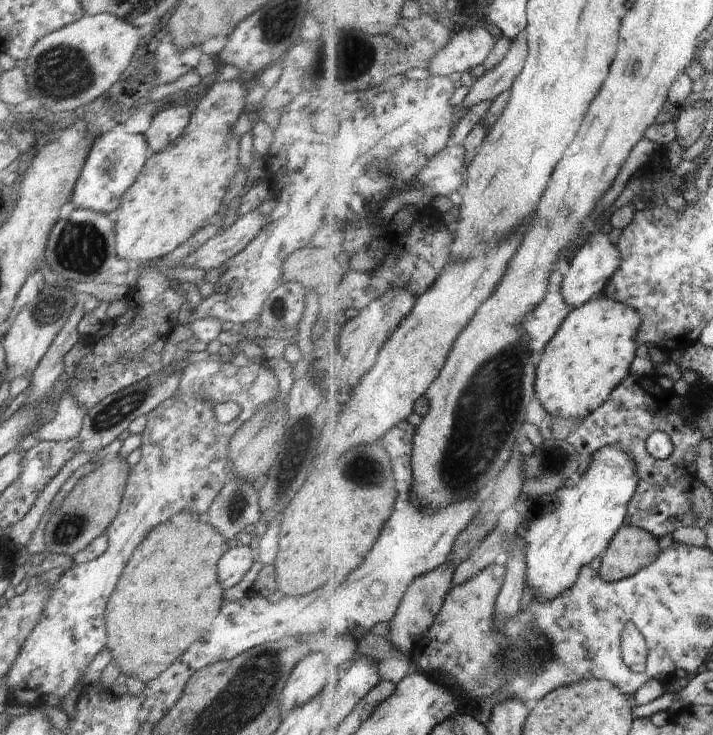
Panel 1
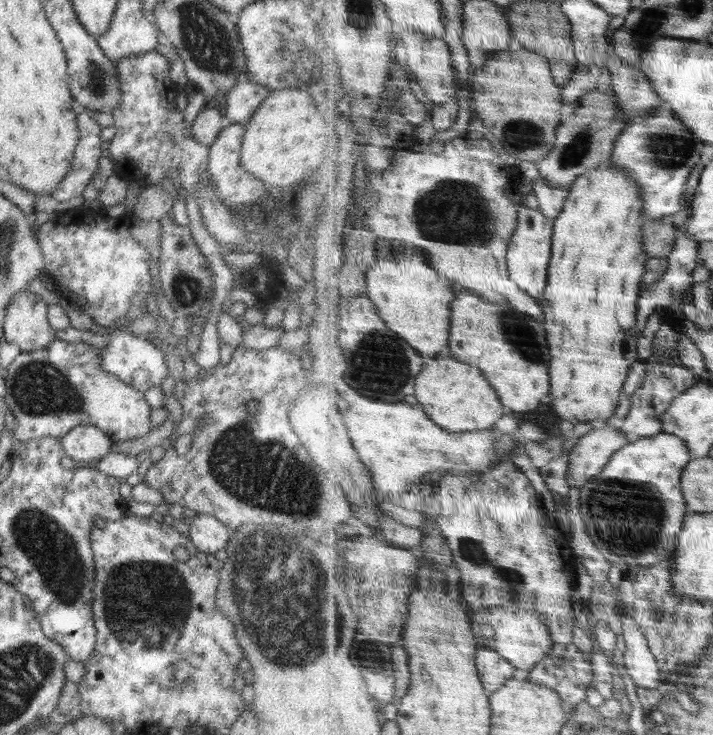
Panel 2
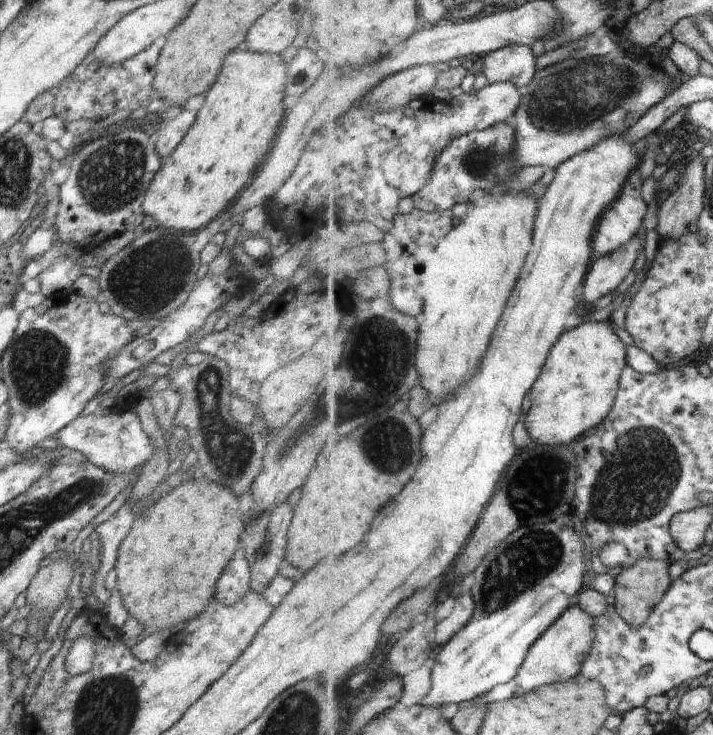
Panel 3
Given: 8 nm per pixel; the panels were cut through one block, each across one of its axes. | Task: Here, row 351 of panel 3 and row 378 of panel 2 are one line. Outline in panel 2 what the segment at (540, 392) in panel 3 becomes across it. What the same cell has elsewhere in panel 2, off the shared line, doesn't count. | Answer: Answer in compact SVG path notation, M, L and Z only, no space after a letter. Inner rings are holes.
M605 162L598 169L588 171L580 176L575 182L568 197L567 208L557 218L554 223L555 233L553 238L553 258L550 266L550 279L545 297L542 299L544 310L546 311L546 326L548 326L548 340L552 346L552 354L554 354L554 362L552 362L552 384L554 384L554 406L553 410L557 413L561 422L564 420L577 419L578 422L598 422L604 420L608 422L609 418L615 416L616 408L620 404L620 396L624 390L624 384L628 380L628 374L634 364L640 362L638 359L638 318L639 318L639 302L644 291L644 276L649 273L648 261L651 256L648 250L644 248L644 226L648 221L644 216L644 191L642 185L634 179L634 175L628 173L624 167L614 165L614 163Z

